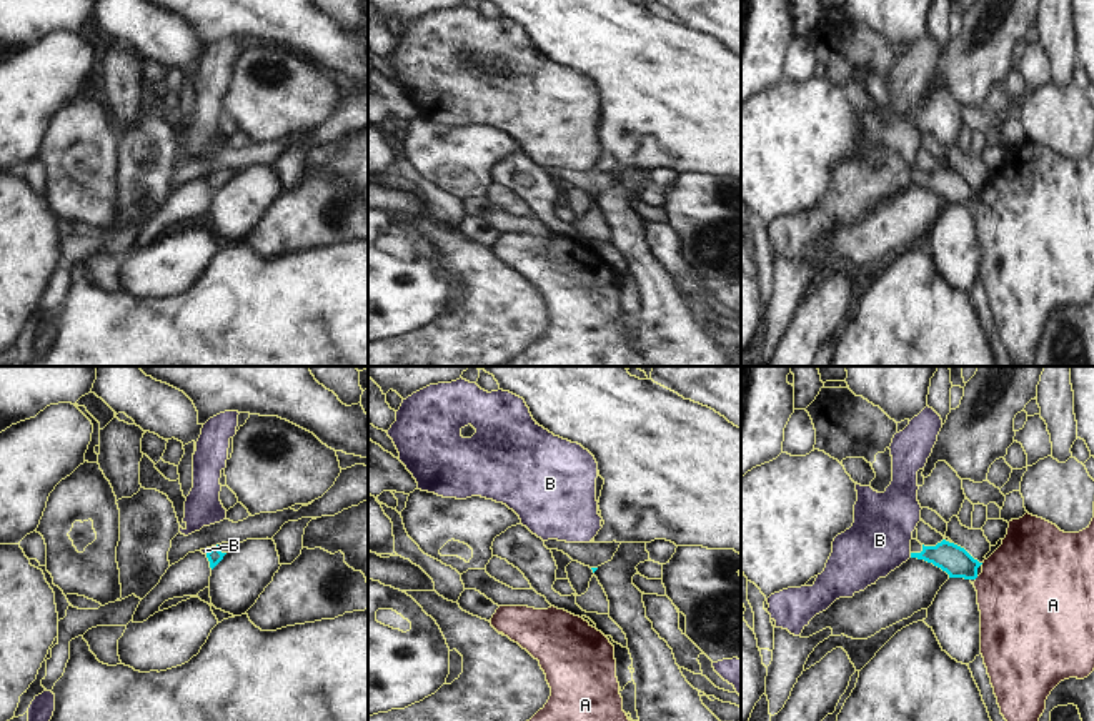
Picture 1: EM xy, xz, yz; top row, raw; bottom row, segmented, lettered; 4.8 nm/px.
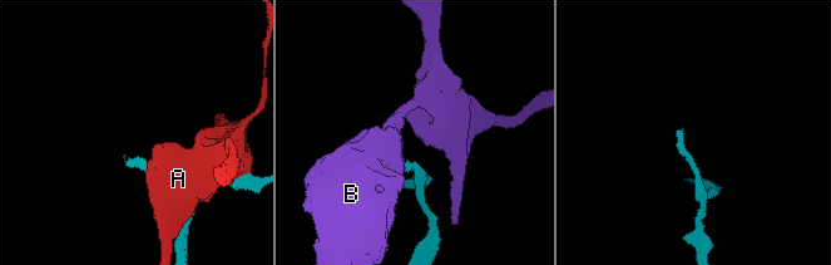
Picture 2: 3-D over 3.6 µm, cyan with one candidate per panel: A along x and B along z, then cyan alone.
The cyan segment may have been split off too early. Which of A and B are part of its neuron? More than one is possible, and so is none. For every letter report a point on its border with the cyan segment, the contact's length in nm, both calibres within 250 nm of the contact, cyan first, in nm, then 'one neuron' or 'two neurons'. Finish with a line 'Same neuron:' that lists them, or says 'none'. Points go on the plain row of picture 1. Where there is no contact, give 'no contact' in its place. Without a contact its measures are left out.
A: no contact; two neurons
B: meets cyan in yz at (911, 182); contact 30 nm long; 150 nm thick on the cyan side, 300 nm on the other; two neurons
Same neuron: none

